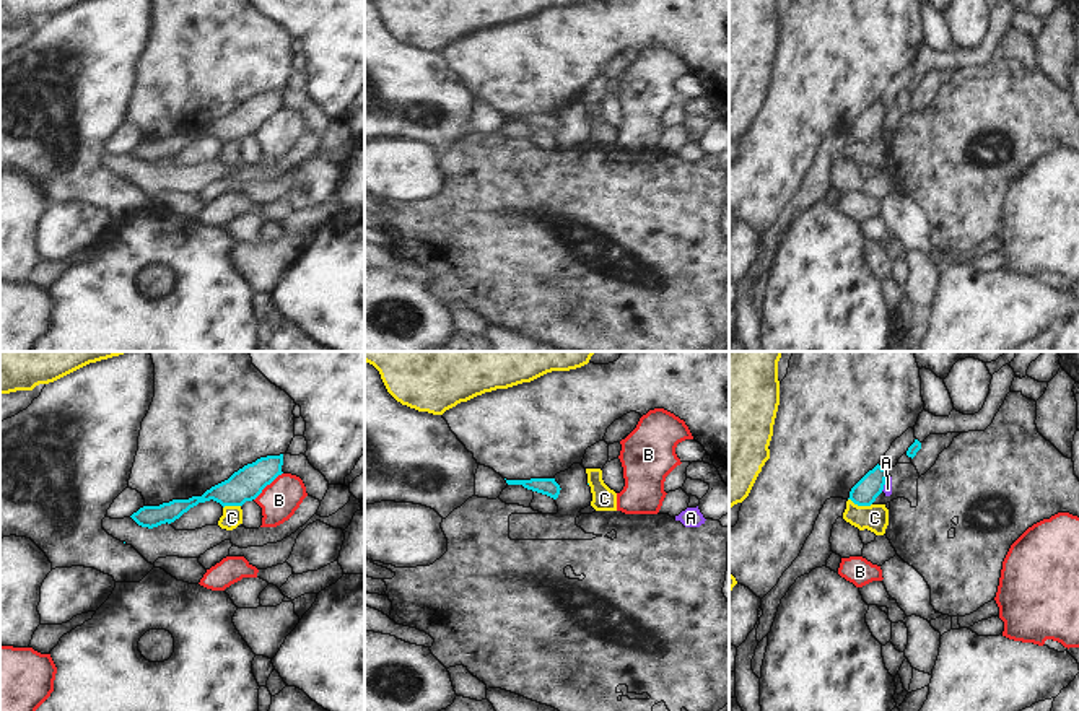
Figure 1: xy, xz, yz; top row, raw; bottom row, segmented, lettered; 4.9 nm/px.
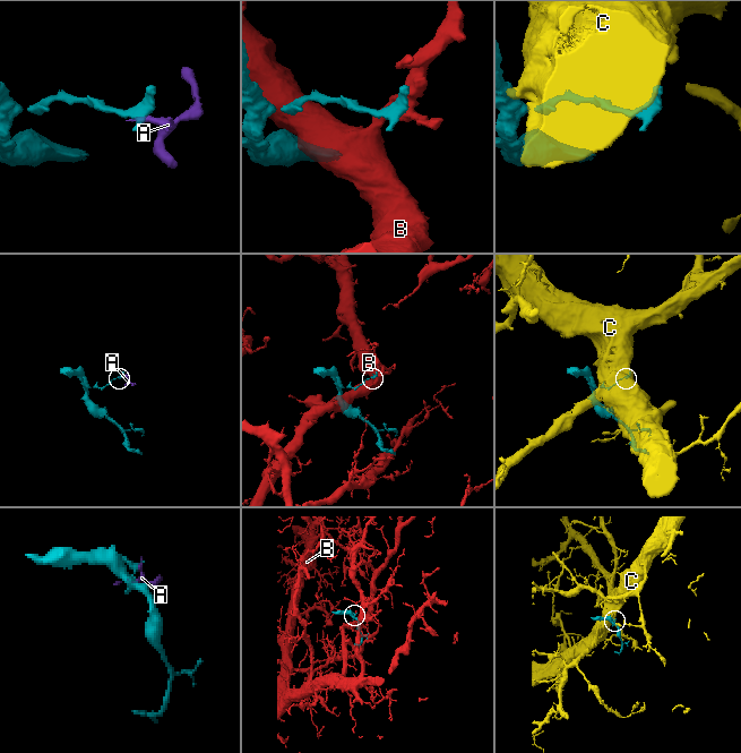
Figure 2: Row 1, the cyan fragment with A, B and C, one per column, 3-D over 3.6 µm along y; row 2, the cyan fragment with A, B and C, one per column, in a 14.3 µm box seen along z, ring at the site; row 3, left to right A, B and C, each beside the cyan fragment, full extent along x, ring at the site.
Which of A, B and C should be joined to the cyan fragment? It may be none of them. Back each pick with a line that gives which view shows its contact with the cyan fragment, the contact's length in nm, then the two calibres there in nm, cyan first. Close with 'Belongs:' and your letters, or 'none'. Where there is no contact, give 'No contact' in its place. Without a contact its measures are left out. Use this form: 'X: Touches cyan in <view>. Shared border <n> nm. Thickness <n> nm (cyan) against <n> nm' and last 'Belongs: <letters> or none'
Belongs: none.

